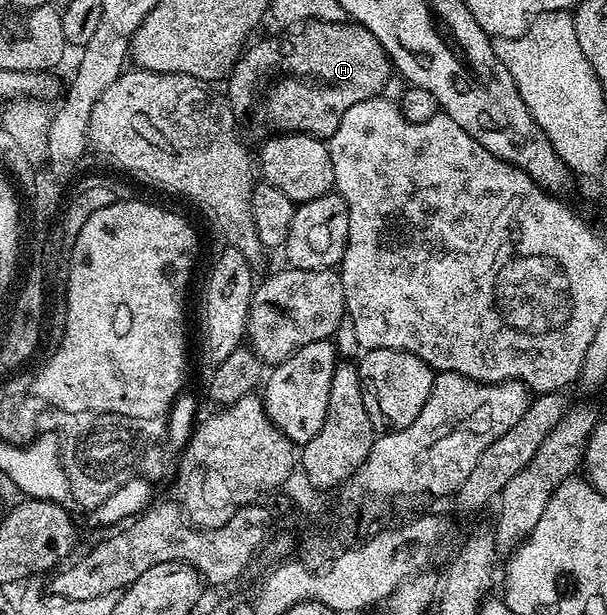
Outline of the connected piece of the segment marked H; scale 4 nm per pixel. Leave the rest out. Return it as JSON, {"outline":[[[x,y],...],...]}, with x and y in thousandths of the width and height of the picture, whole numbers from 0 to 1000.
{"outline":[[[504,34],[493,50],[478,50],[466,63],[432,63],[420,76],[407,75],[397,85],[395,94],[386,106],[386,114],[376,124],[379,133],[379,180],[384,198],[389,202],[394,215],[414,220],[425,229],[437,228],[440,223],[456,221],[460,216],[489,216],[494,220],[516,220],[522,223],[542,223],[560,203],[560,197],[567,190],[567,184],[573,184],[573,177],[580,177],[580,171],[586,171],[601,161],[618,159],[624,153],[623,148],[636,135],[636,127],[646,122],[646,104],[639,94],[638,83],[629,76],[626,67],[619,63],[616,55],[596,42],[595,37],[585,34],[558,34],[555,37],[539,37],[535,34]]]}

